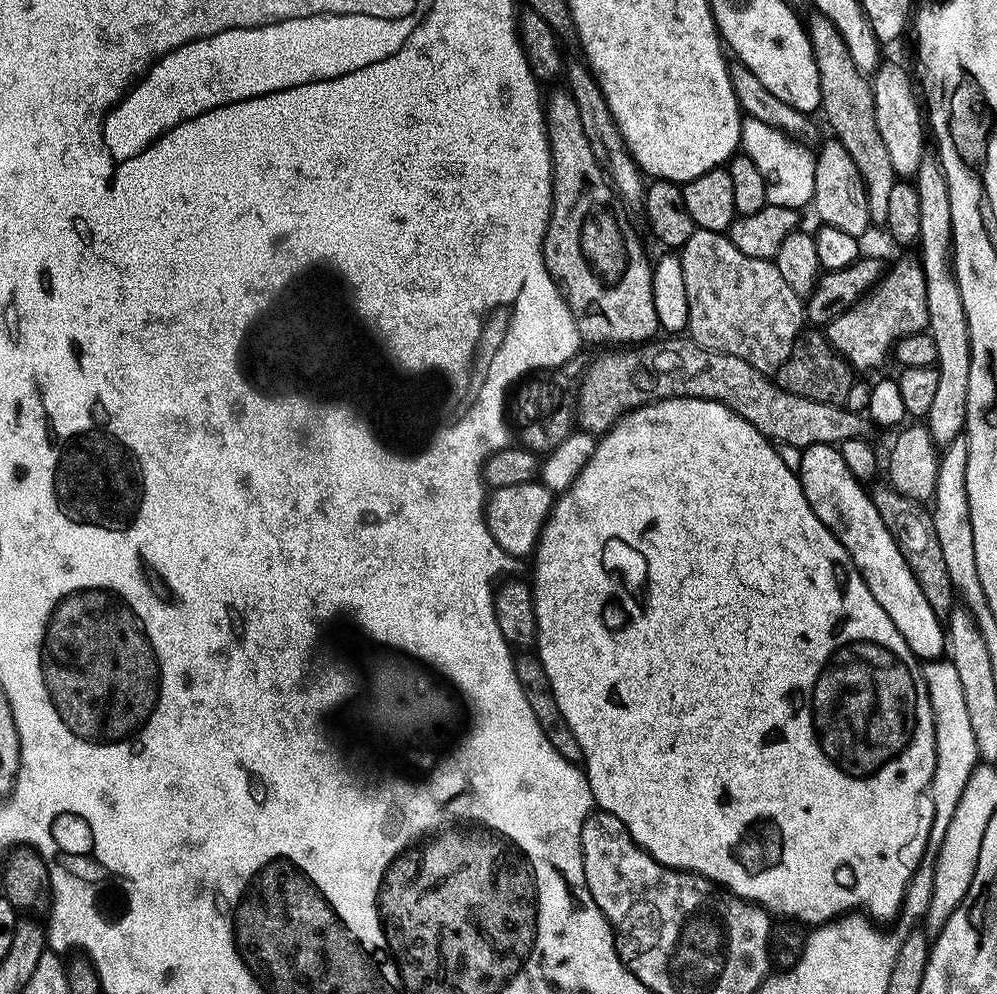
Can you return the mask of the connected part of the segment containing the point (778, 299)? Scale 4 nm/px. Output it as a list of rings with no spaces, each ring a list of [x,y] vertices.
[[[699,230],[686,242],[679,253],[682,262],[682,274],[686,274],[686,298],[690,306],[688,315],[688,332],[698,347],[718,354],[733,355],[743,362],[748,362],[754,370],[764,372],[772,378],[790,358],[796,341],[805,331],[806,304],[790,285],[784,281],[782,274],[770,260],[748,258],[734,246],[727,235],[719,232],[701,232]]]

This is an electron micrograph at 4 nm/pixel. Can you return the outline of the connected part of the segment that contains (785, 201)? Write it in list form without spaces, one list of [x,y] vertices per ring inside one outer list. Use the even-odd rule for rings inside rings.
[[[745,119],[741,147],[745,155],[758,166],[758,170],[762,171],[762,178],[766,179],[769,204],[801,211],[806,204],[809,205],[813,201],[816,158],[807,145],[792,140],[791,137],[774,130],[773,127],[766,126],[763,122],[758,122],[757,119]]]

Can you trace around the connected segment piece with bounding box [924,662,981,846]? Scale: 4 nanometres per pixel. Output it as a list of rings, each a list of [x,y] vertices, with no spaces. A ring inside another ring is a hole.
[[[932,662],[924,668],[924,680],[928,683],[930,702],[936,719],[936,777],[932,779],[930,799],[936,807],[936,821],[932,827],[933,845],[940,845],[946,838],[946,830],[950,830],[950,822],[954,822],[954,814],[958,814],[958,806],[962,802],[964,792],[972,781],[972,775],[981,763],[978,750],[978,738],[974,738],[974,726],[970,723],[970,713],[966,707],[966,694],[962,694],[962,681],[958,678],[958,670],[954,670],[951,662]]]

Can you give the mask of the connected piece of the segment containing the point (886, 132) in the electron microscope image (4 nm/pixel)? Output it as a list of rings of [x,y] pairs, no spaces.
[[[881,63],[879,71],[872,80],[874,90],[874,106],[878,134],[882,134],[882,142],[886,142],[886,154],[890,154],[891,171],[897,172],[900,178],[916,178],[923,164],[924,132],[926,134],[926,116],[920,113],[920,104],[916,101],[916,92],[912,89],[912,80],[908,72],[900,64]]]

